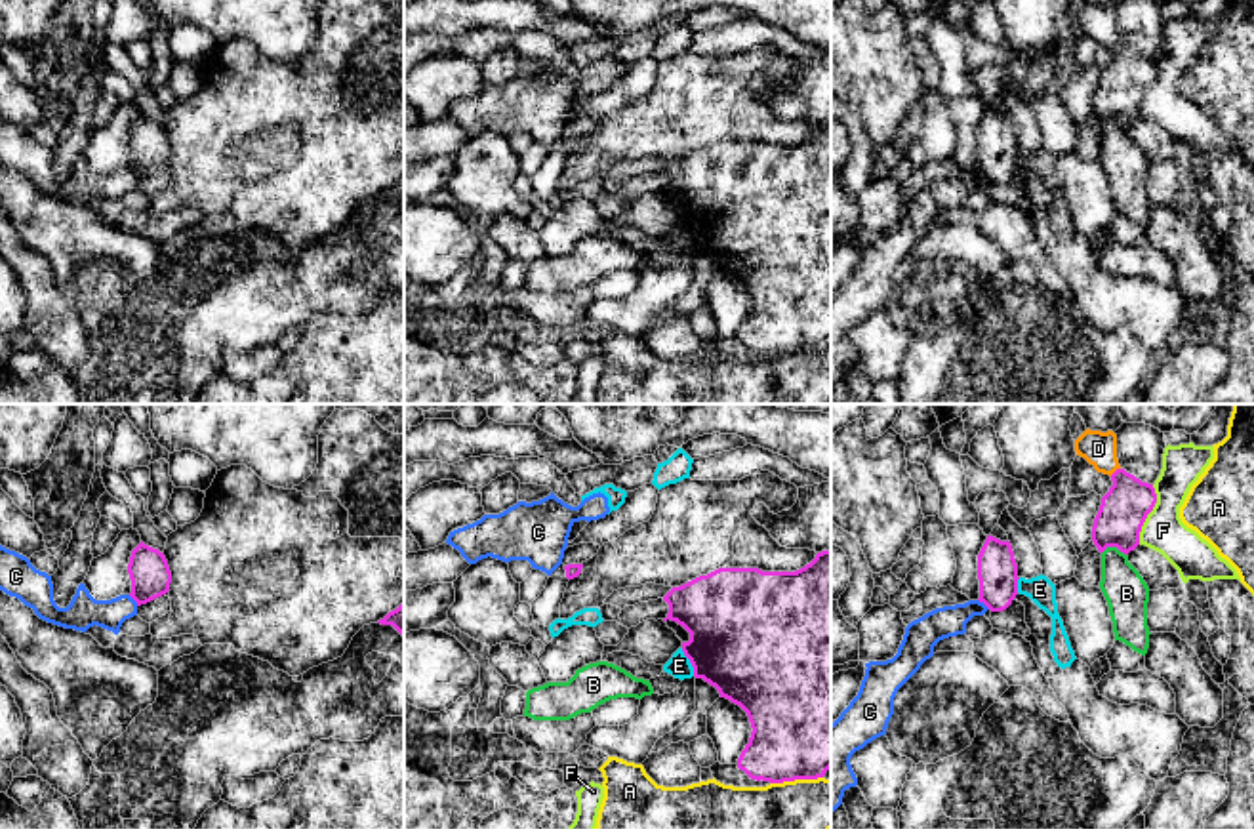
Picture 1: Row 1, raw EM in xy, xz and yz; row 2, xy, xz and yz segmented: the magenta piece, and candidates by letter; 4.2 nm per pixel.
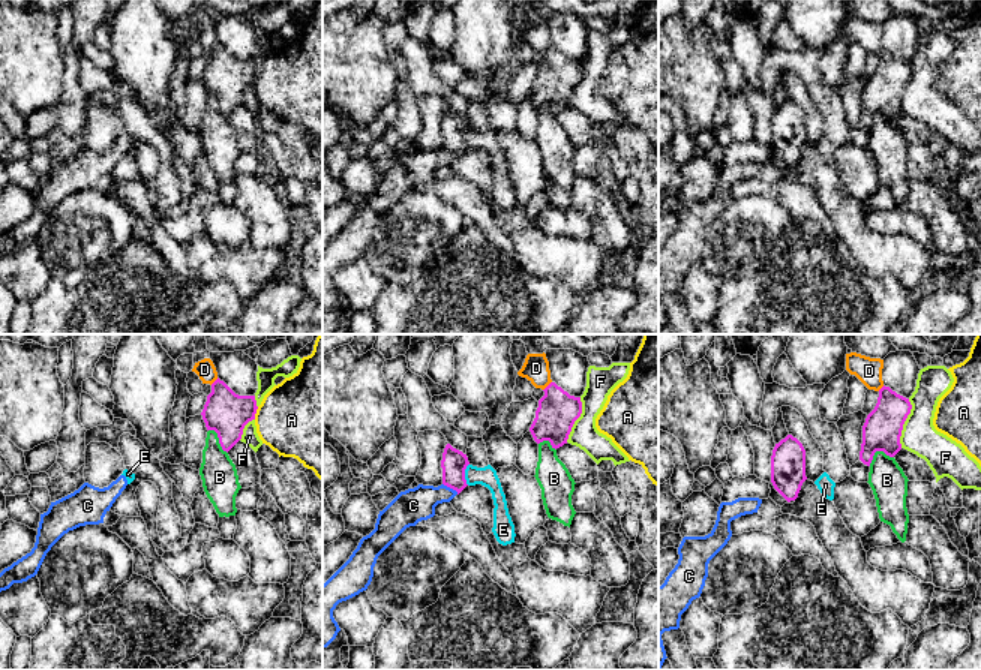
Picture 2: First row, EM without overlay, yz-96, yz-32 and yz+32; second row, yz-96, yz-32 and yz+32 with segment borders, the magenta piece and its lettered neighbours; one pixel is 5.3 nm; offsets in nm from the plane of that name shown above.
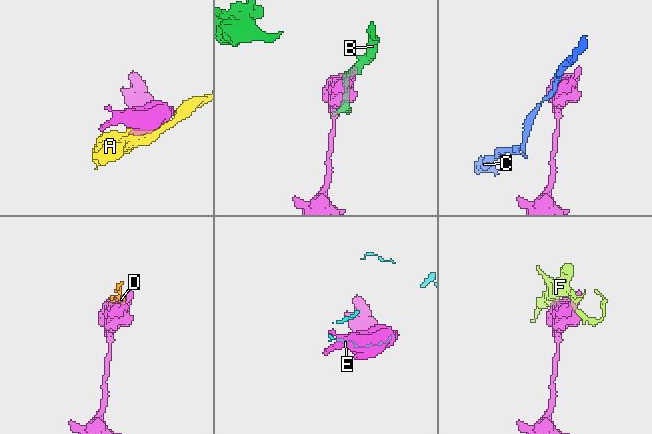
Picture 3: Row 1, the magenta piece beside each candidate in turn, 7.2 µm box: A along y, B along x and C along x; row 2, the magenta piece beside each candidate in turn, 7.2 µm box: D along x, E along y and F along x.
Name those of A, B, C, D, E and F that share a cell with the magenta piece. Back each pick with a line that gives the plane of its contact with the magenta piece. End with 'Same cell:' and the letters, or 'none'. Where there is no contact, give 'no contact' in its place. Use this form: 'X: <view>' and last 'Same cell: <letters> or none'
Same cell: none

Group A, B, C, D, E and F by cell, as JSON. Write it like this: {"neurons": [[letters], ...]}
{"neurons": [["A"], ["B"], ["C", "E"], ["D"], ["F"]]}

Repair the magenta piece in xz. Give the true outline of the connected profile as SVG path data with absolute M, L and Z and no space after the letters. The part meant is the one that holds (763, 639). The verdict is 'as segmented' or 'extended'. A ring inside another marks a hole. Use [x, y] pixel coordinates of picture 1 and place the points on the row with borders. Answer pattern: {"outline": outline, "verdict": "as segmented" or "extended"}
{"outline": "M821 551L797 572L762 572L758 568L718 568L680 587L663 600L671 619L690 633L682 652L694 677L715 686L720 698L739 705L751 722L751 738L738 768L751 779L783 783L818 779L831 768L831 551Z", "verdict": "as segmented"}

